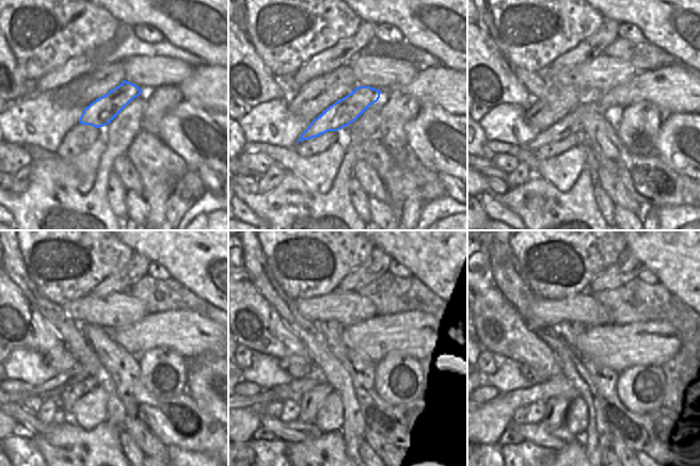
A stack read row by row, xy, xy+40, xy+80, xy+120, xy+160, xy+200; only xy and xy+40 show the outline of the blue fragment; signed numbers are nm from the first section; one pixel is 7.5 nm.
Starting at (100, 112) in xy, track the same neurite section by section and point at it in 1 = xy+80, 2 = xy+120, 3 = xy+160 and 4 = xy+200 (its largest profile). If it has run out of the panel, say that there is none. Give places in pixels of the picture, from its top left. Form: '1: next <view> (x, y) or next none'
1: next xy+80 (570, 124)
2: next xy+120 (53, 388)
3: next xy+160 (296, 388)
4: next xy+200 (558, 385)

